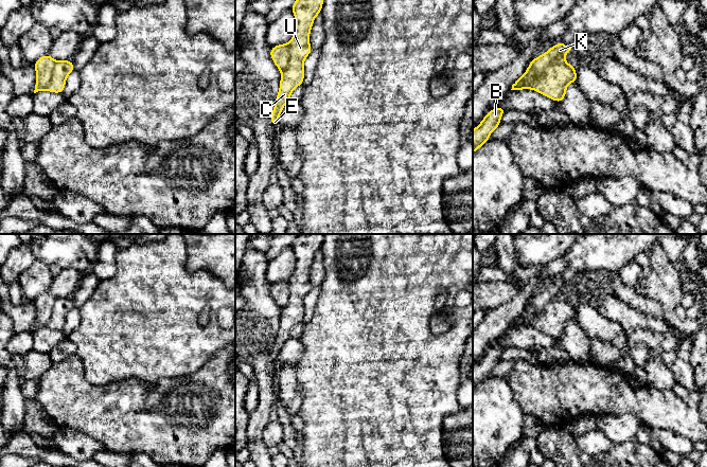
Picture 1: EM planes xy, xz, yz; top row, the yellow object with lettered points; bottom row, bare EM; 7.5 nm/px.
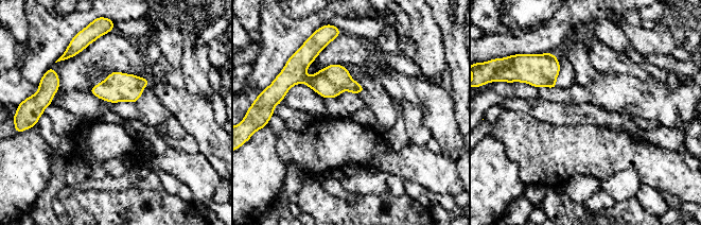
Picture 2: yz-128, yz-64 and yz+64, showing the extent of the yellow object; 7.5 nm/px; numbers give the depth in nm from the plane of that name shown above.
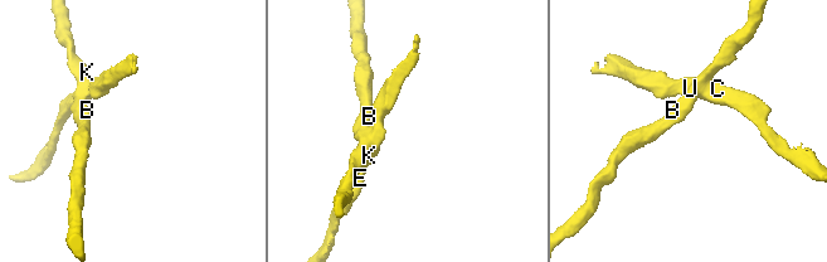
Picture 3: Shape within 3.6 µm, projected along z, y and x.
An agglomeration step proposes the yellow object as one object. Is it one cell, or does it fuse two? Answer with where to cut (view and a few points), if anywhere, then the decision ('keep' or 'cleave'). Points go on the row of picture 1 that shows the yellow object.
yz (563, 58), (550, 63), (530, 84), (529, 88) | cleave

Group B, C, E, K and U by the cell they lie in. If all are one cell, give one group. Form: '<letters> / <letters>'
B K / C E U

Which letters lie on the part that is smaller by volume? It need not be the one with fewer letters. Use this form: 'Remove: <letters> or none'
Remove: C, E, U

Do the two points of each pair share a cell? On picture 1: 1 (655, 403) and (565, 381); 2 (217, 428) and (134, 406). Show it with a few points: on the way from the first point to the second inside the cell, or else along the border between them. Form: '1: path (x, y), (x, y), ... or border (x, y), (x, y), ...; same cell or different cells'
1: path (633, 400), (617, 397), (605, 391), (587, 389); same cell
2: path (195, 430), (171, 428), (162, 419), (148, 418); same cell

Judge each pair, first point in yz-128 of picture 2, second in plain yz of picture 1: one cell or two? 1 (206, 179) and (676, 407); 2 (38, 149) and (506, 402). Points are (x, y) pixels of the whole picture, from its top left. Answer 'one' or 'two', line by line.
1: one
2: one

